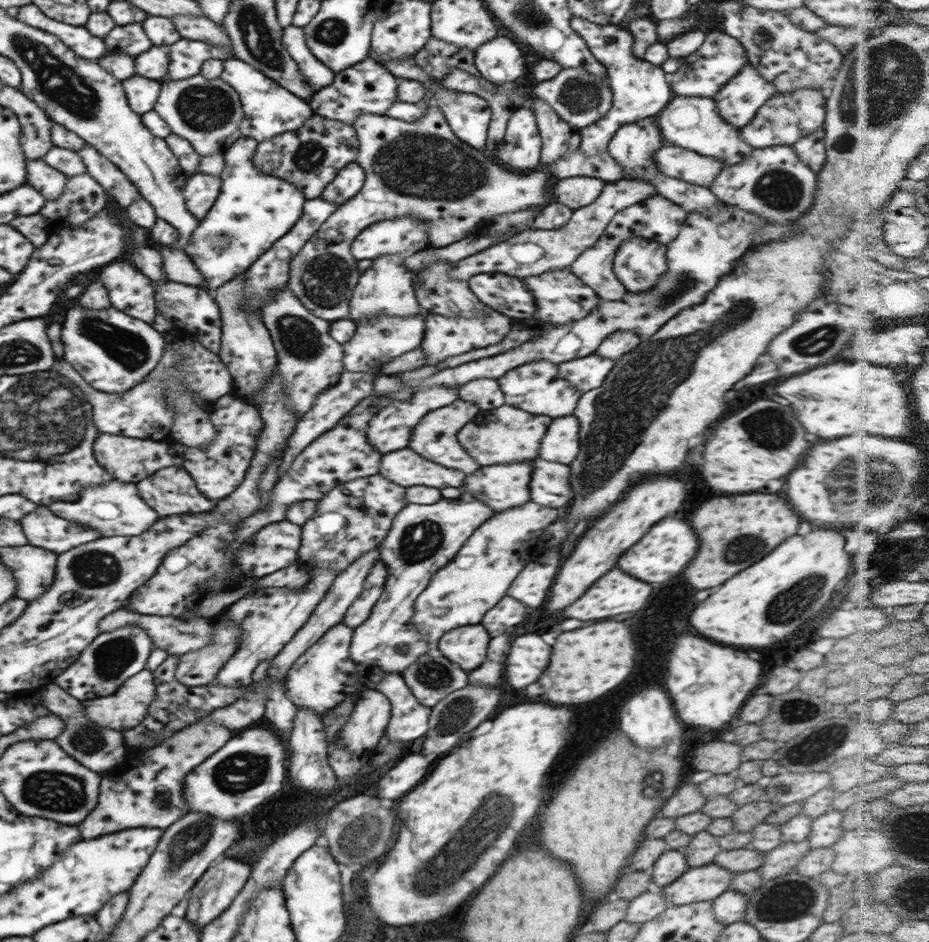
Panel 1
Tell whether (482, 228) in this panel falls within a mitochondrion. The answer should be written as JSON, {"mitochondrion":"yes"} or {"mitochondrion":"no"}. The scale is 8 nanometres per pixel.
{"mitochondrion":"no"}

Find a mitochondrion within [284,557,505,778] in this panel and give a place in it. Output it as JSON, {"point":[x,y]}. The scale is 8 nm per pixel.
{"point":[447,724]}

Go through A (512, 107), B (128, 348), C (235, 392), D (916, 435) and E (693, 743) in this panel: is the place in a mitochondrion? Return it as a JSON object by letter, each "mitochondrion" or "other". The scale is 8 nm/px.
{"A":"other","B":"mitochondrion","C":"other","D":"other","E":"other"}

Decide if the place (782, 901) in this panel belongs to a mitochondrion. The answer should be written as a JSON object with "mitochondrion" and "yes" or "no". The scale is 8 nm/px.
{"mitochondrion":"yes"}

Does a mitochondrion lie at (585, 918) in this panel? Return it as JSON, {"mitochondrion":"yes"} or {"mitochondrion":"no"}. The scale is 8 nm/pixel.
{"mitochondrion":"no"}

